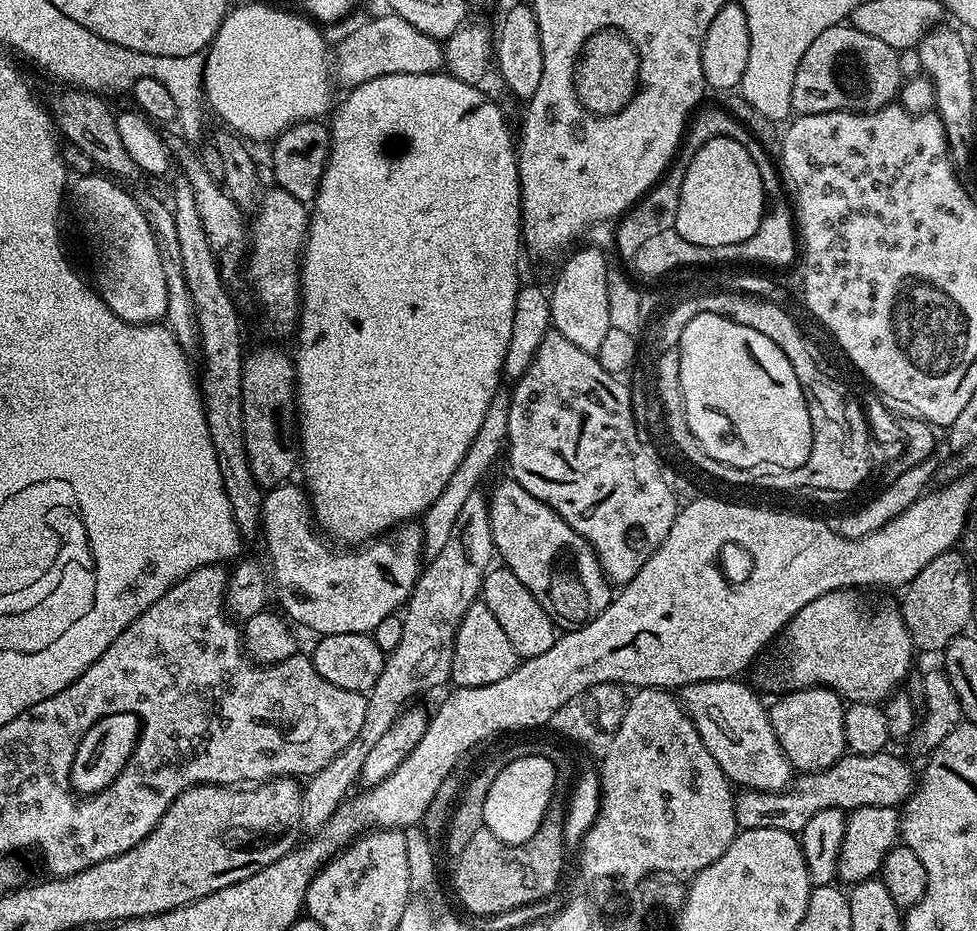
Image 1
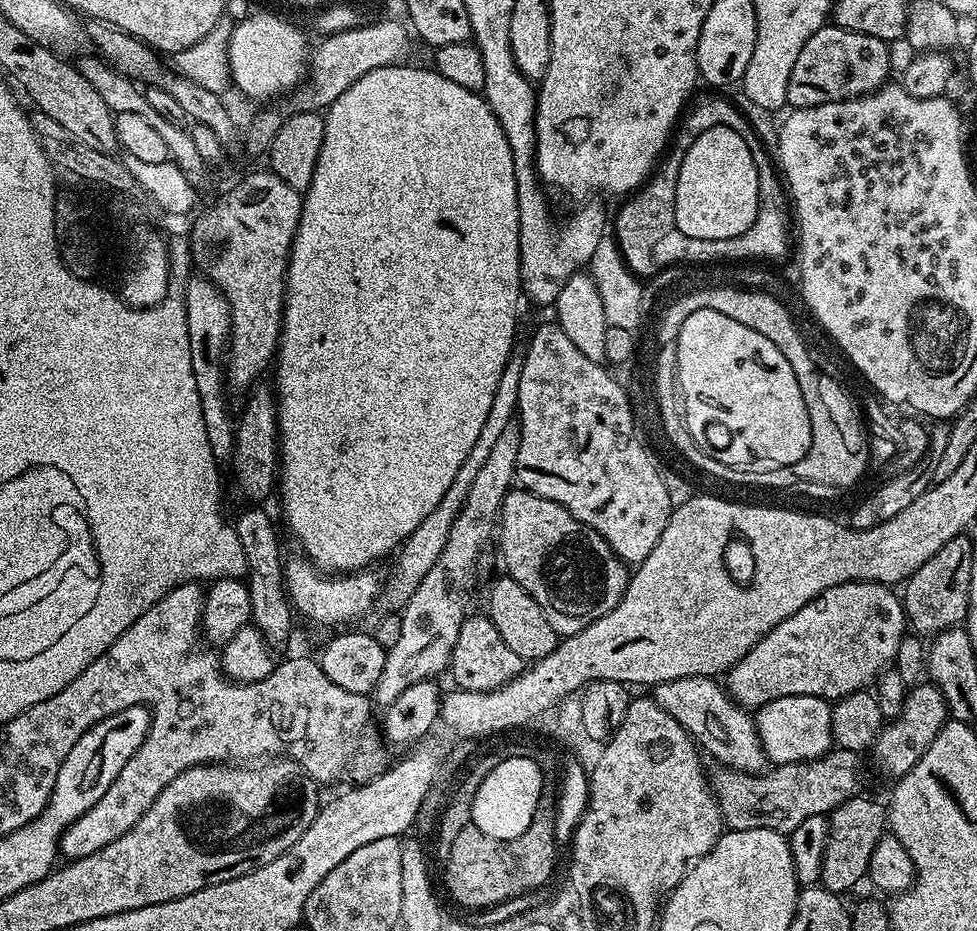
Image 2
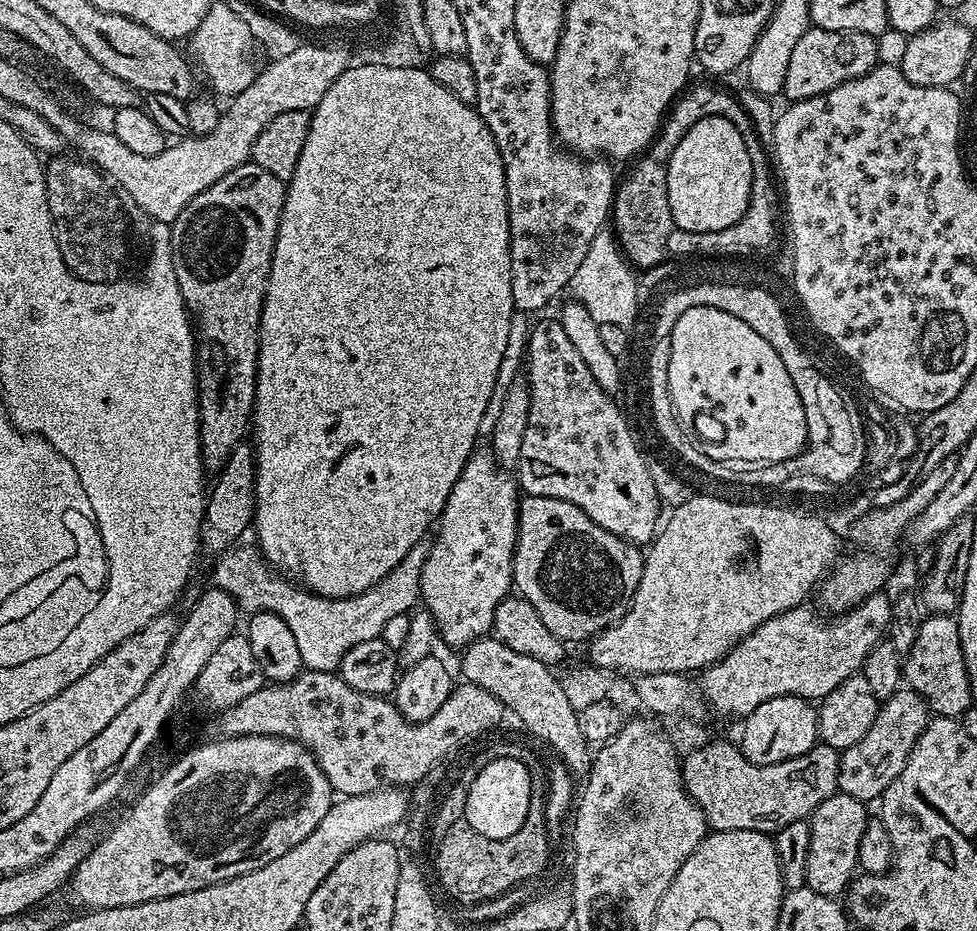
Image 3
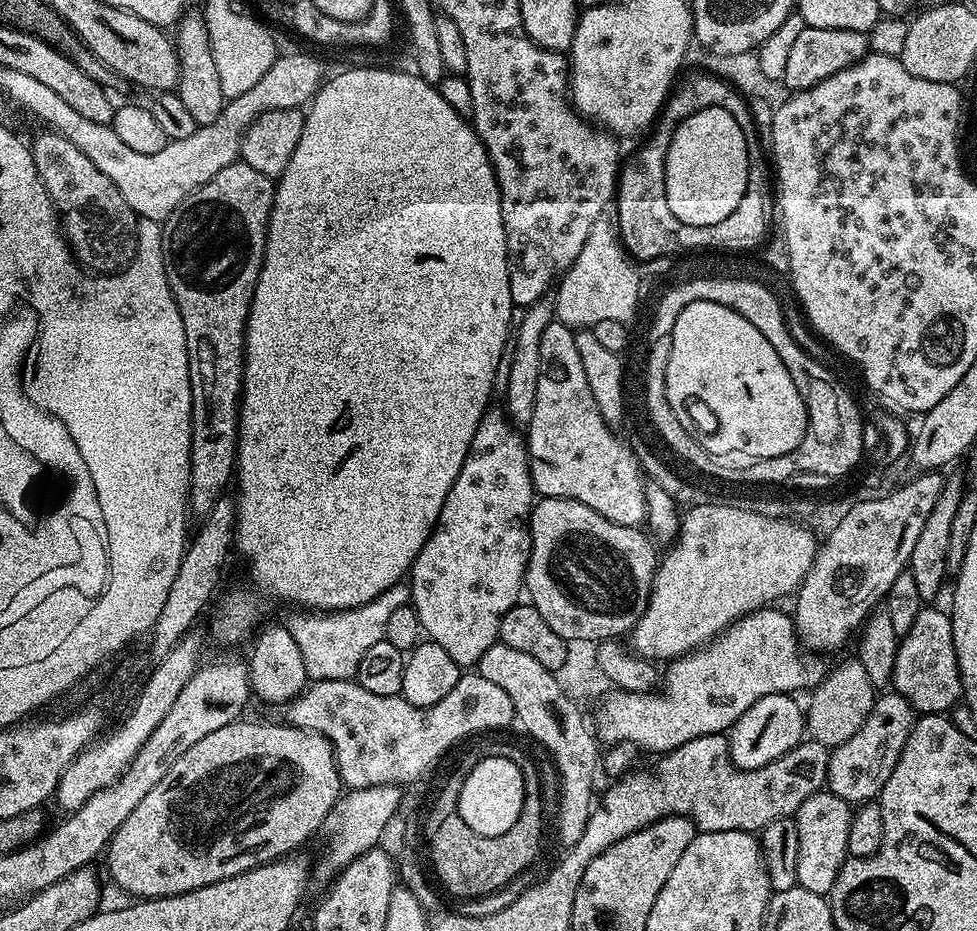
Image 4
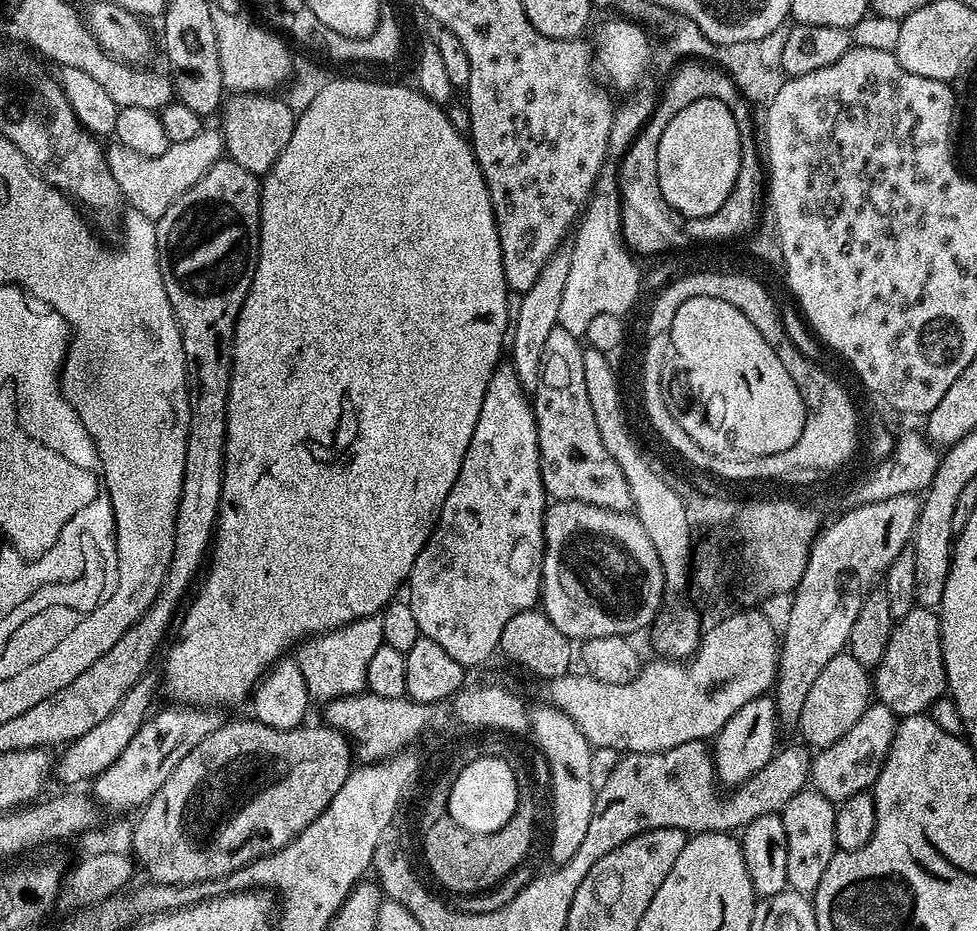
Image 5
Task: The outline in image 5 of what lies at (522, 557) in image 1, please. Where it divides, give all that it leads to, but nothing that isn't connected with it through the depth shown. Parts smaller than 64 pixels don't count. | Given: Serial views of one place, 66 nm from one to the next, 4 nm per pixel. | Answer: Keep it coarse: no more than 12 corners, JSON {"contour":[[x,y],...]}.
{"contour":[[544,511],[542,611],[573,642],[631,637],[665,603],[631,511]]}

